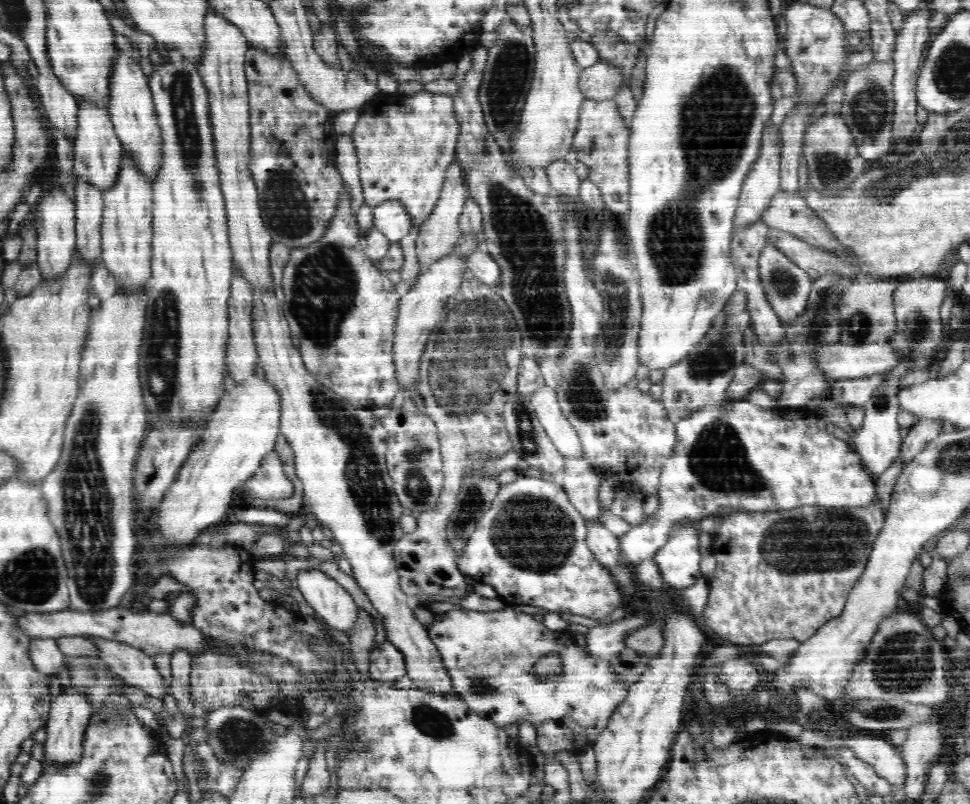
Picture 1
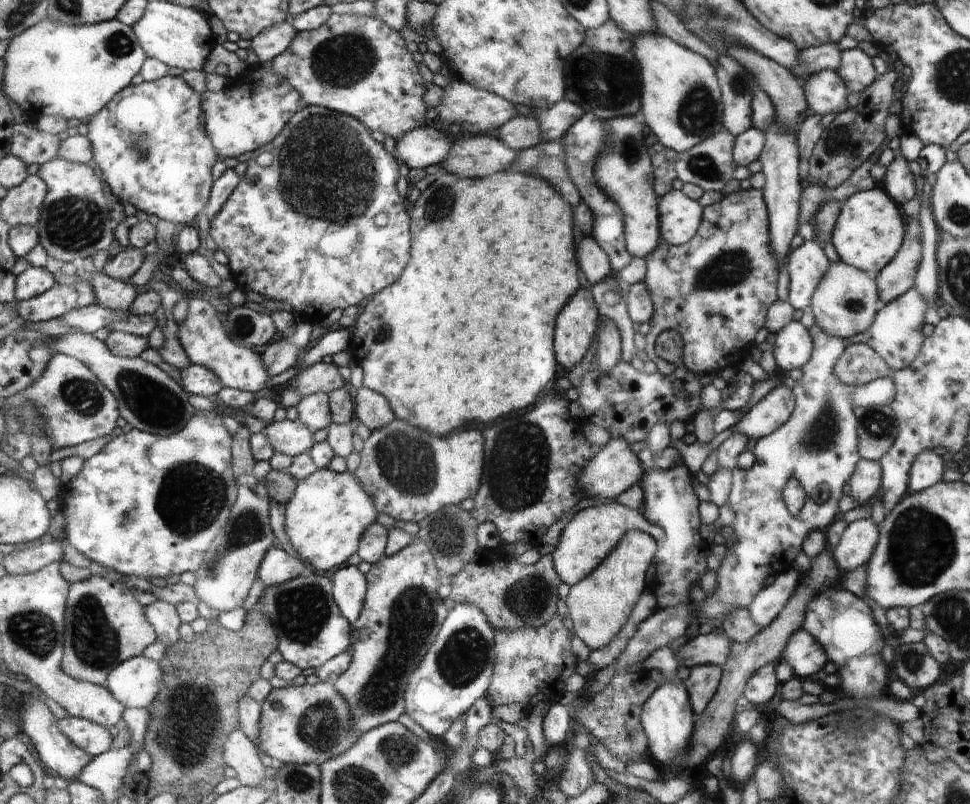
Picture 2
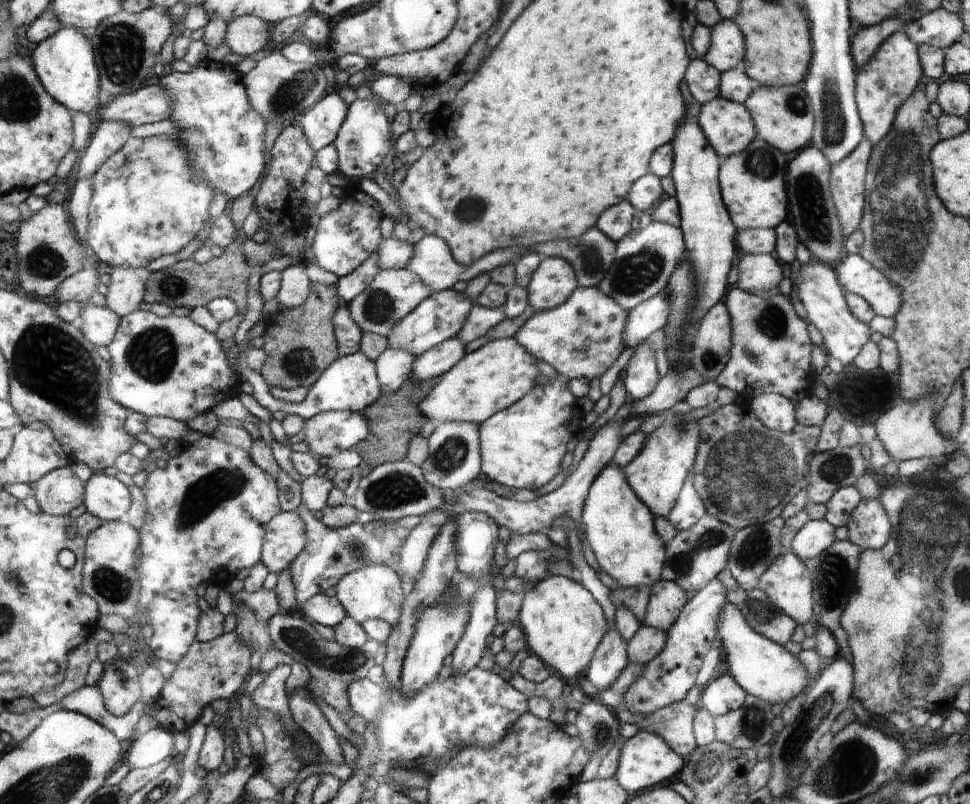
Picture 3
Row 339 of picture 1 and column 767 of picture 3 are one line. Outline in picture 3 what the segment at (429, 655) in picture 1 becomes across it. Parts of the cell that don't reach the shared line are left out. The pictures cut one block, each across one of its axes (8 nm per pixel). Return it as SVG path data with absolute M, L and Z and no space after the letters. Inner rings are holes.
M741 254L738 274L738 288L746 292L769 292L784 278L780 264L769 254Z

